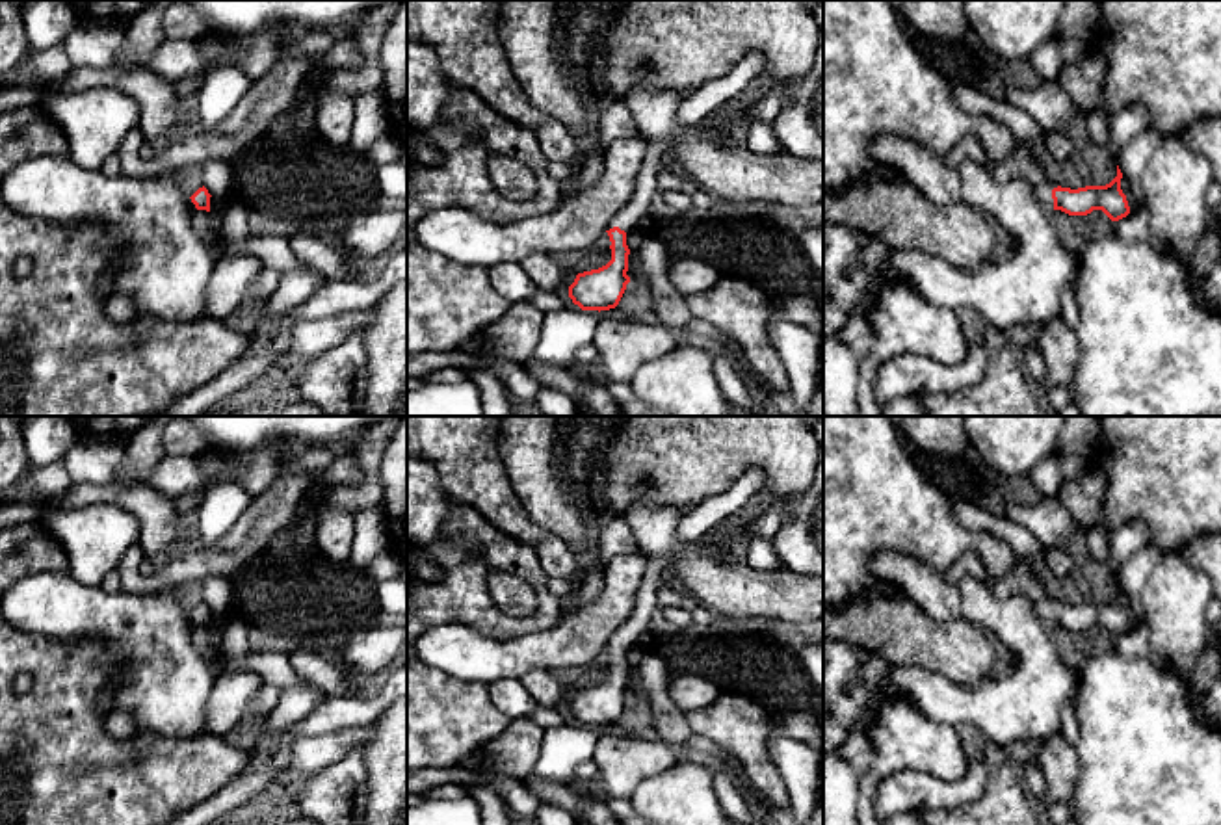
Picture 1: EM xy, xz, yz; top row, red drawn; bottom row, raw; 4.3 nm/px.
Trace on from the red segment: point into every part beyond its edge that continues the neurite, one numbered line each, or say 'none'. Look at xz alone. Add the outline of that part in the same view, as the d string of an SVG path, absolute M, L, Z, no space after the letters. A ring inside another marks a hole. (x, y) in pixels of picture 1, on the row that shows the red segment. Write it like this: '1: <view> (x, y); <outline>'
1: xz (634, 214); M647 139L645 160L641 164L630 203L610 221L608 230L619 227L626 234L645 229L649 206L658 190L658 173L667 164L669 139Z

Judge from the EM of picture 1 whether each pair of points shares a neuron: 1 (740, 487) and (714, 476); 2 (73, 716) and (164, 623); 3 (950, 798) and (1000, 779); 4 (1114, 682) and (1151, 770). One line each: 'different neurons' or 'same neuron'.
1: different neurons
2: different neurons
3: different neurons
4: same neuron

